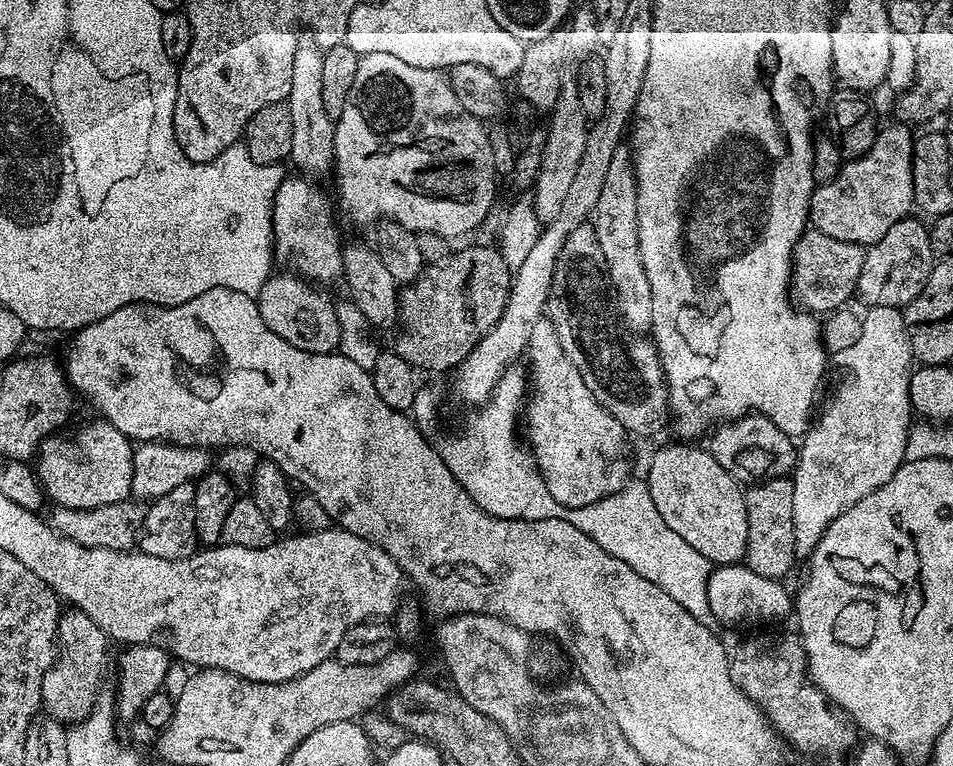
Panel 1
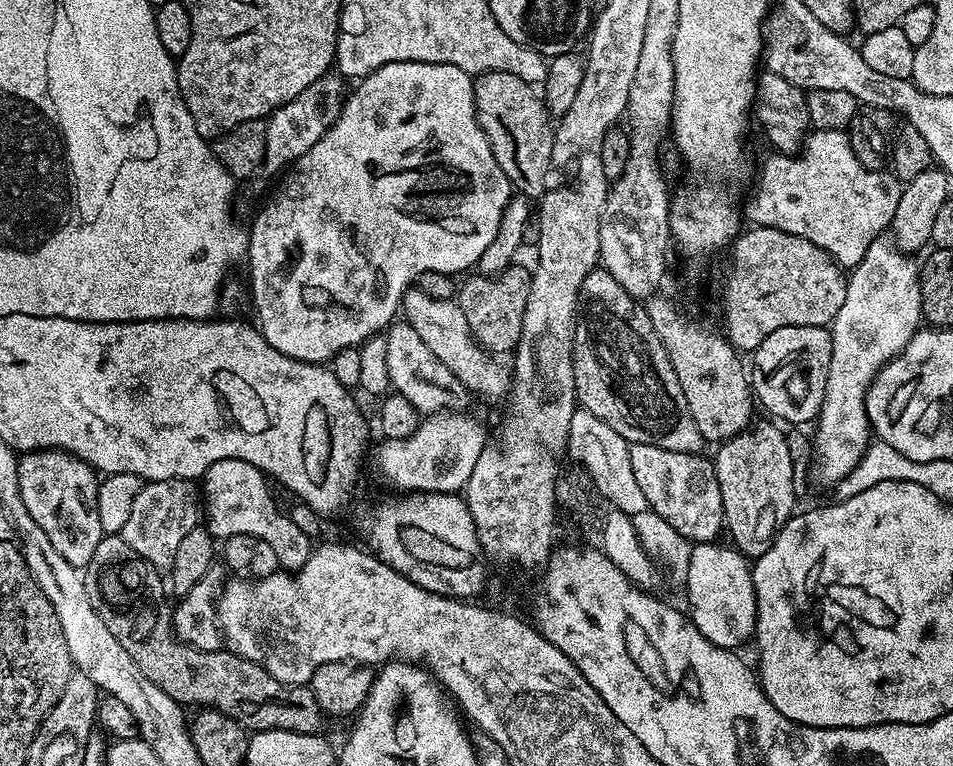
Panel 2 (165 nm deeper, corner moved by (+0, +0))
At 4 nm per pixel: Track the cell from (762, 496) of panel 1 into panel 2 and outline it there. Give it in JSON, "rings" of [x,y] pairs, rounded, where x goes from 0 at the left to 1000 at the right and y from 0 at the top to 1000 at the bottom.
{"rings":[[[794,547],[792,552],[766,570],[754,581],[749,594],[749,610],[753,634],[758,640],[760,662],[760,688],[768,698],[767,709],[772,719],[782,728],[792,728],[804,723],[821,687],[836,667],[835,659],[835,611],[831,607],[831,585],[823,570],[823,564],[809,547]]]}

